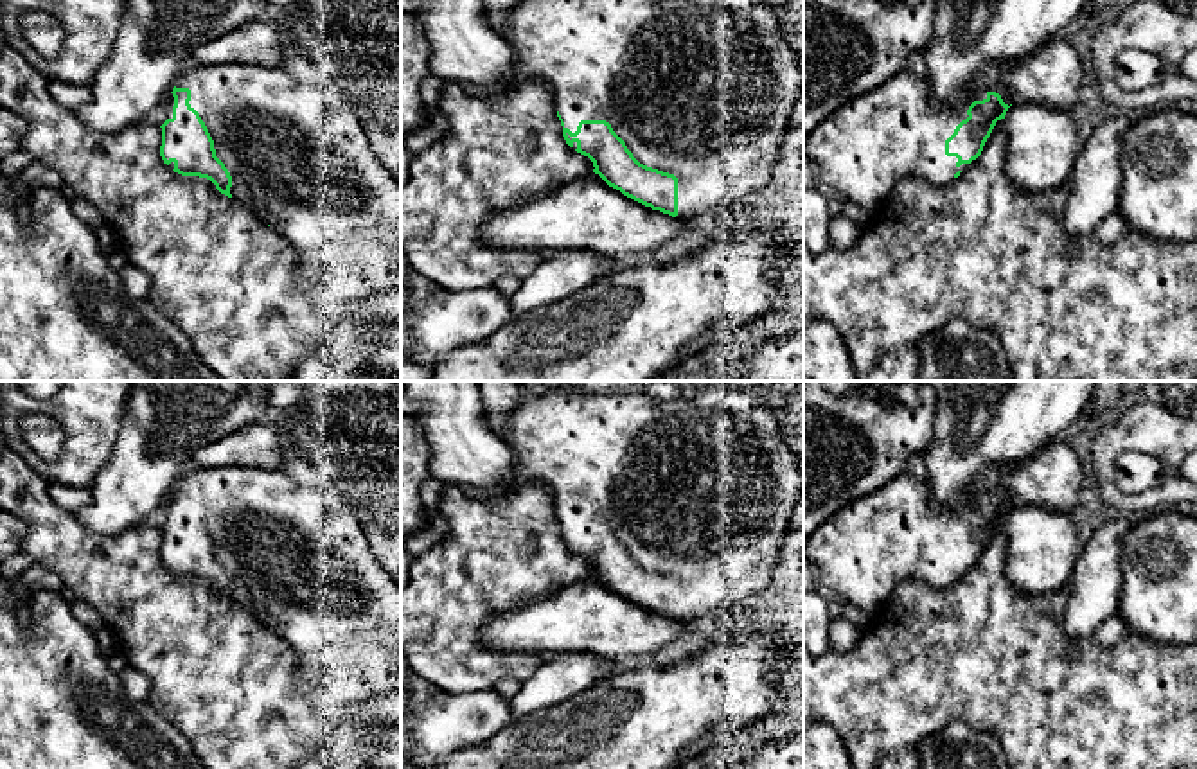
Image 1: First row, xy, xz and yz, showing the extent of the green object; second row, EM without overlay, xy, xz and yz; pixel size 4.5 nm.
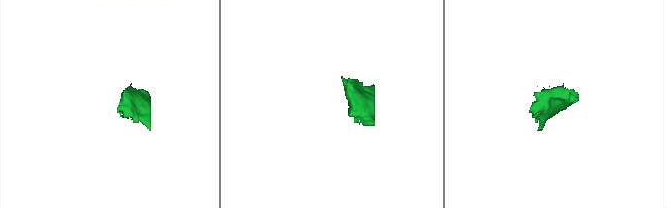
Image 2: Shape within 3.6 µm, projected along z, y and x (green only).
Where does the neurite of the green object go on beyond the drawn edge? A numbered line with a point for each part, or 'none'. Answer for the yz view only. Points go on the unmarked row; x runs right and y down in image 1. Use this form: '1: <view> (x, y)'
1: yz (861, 554)

